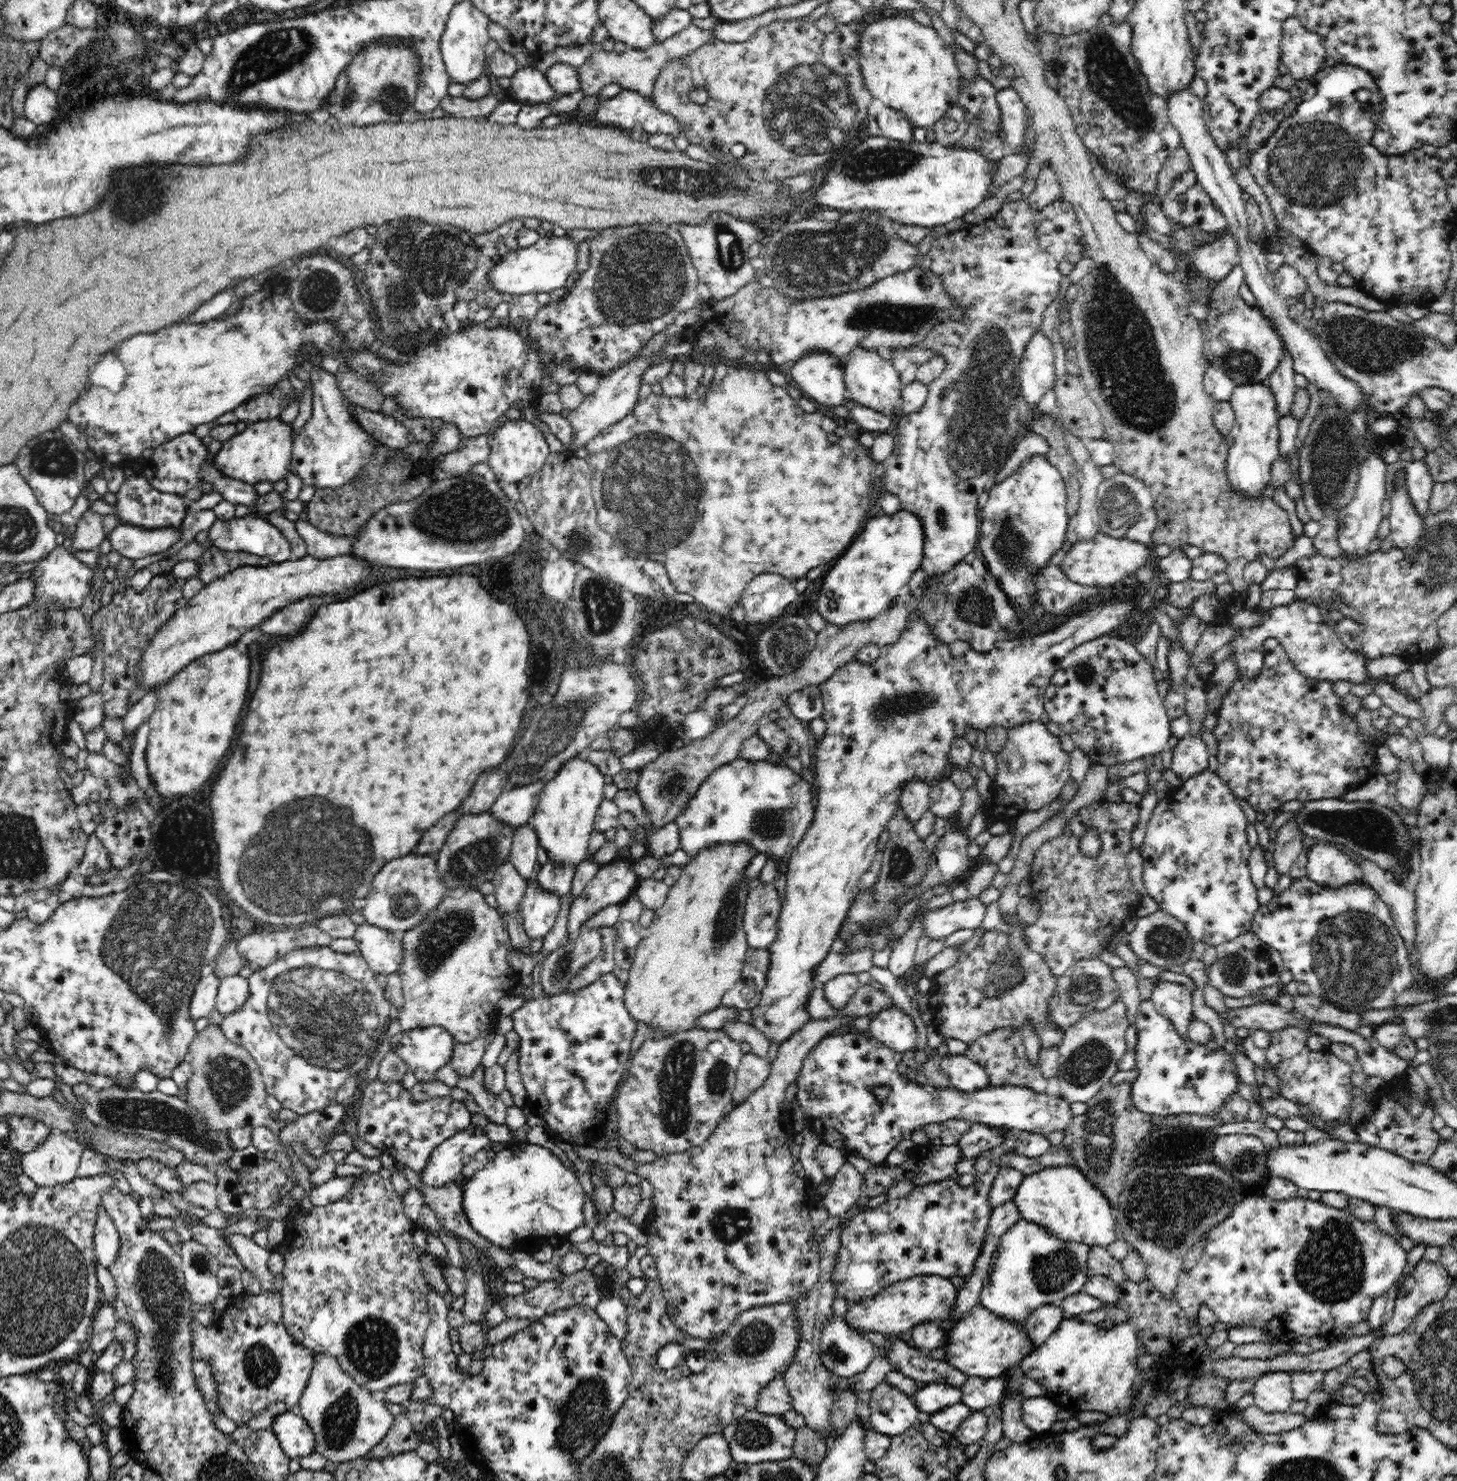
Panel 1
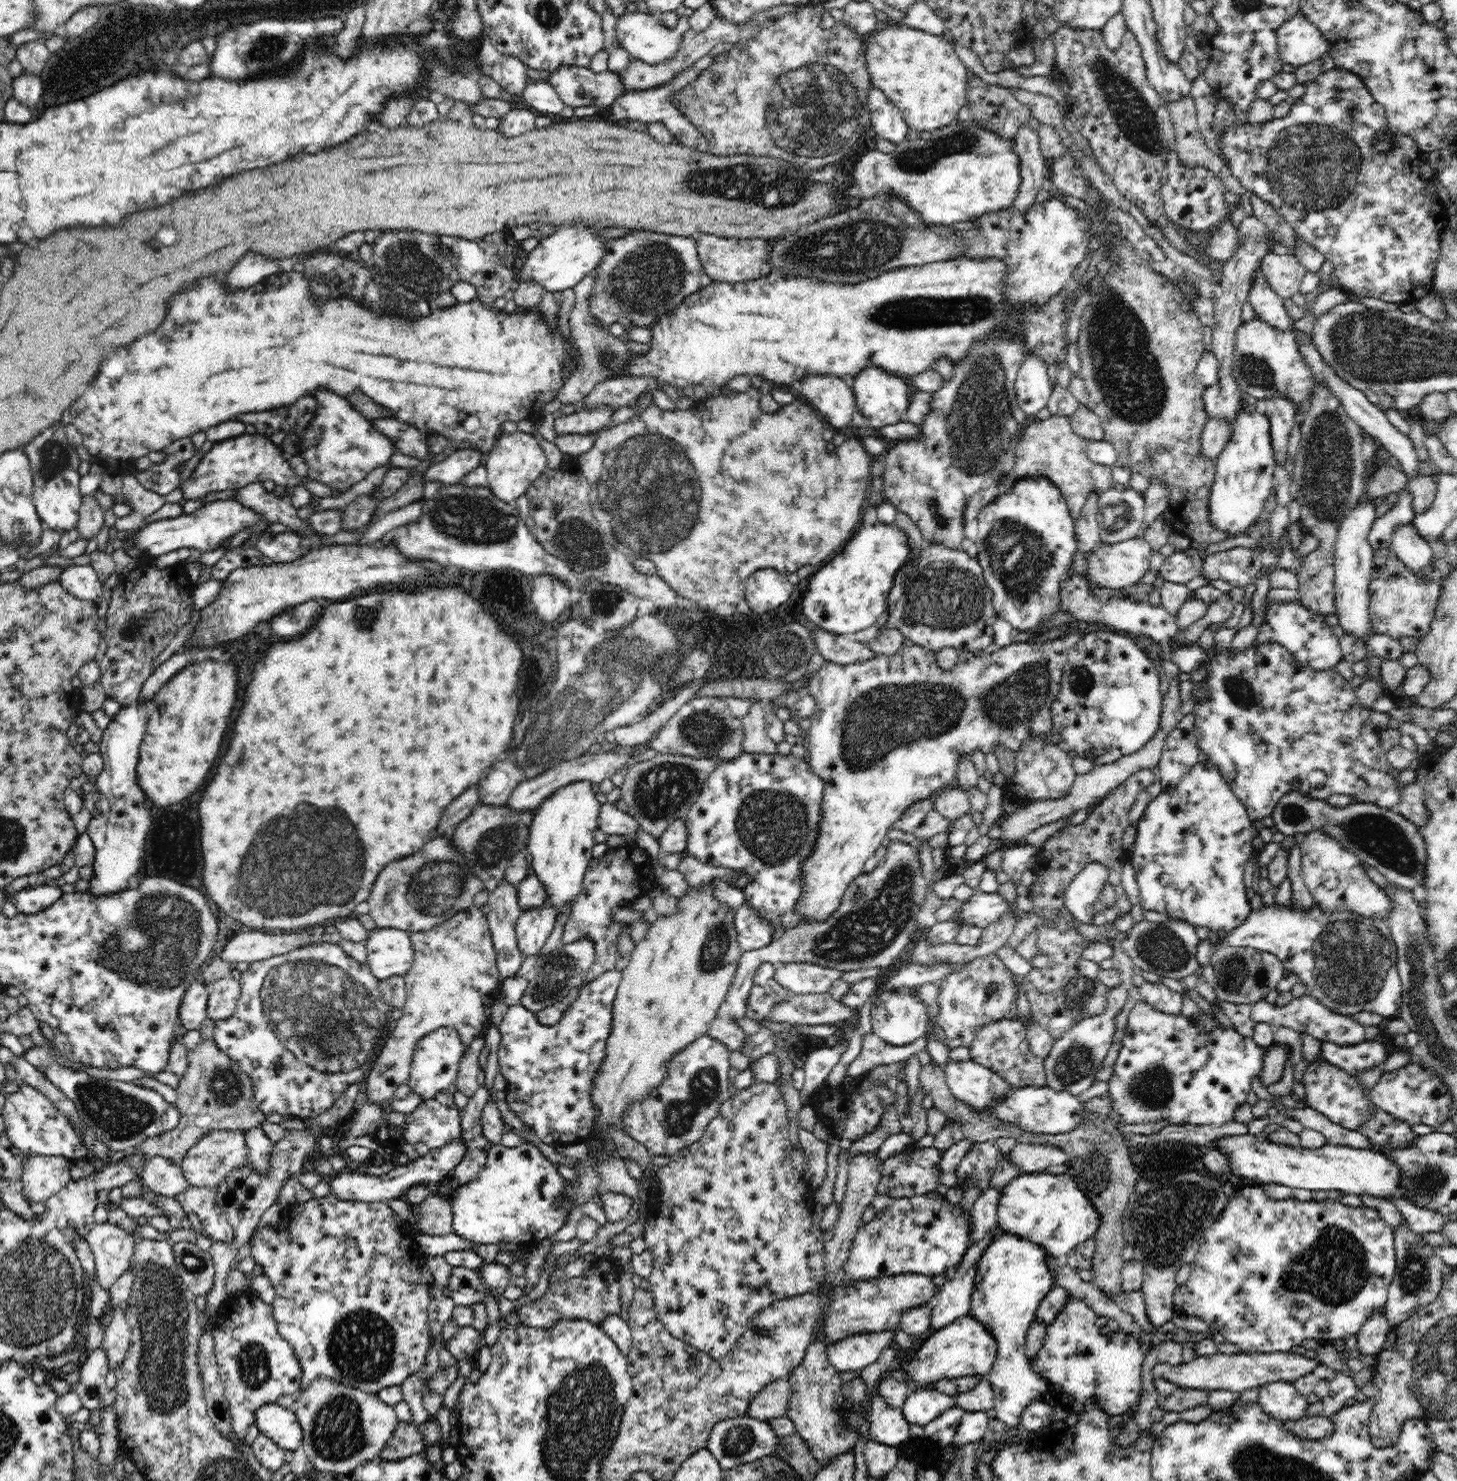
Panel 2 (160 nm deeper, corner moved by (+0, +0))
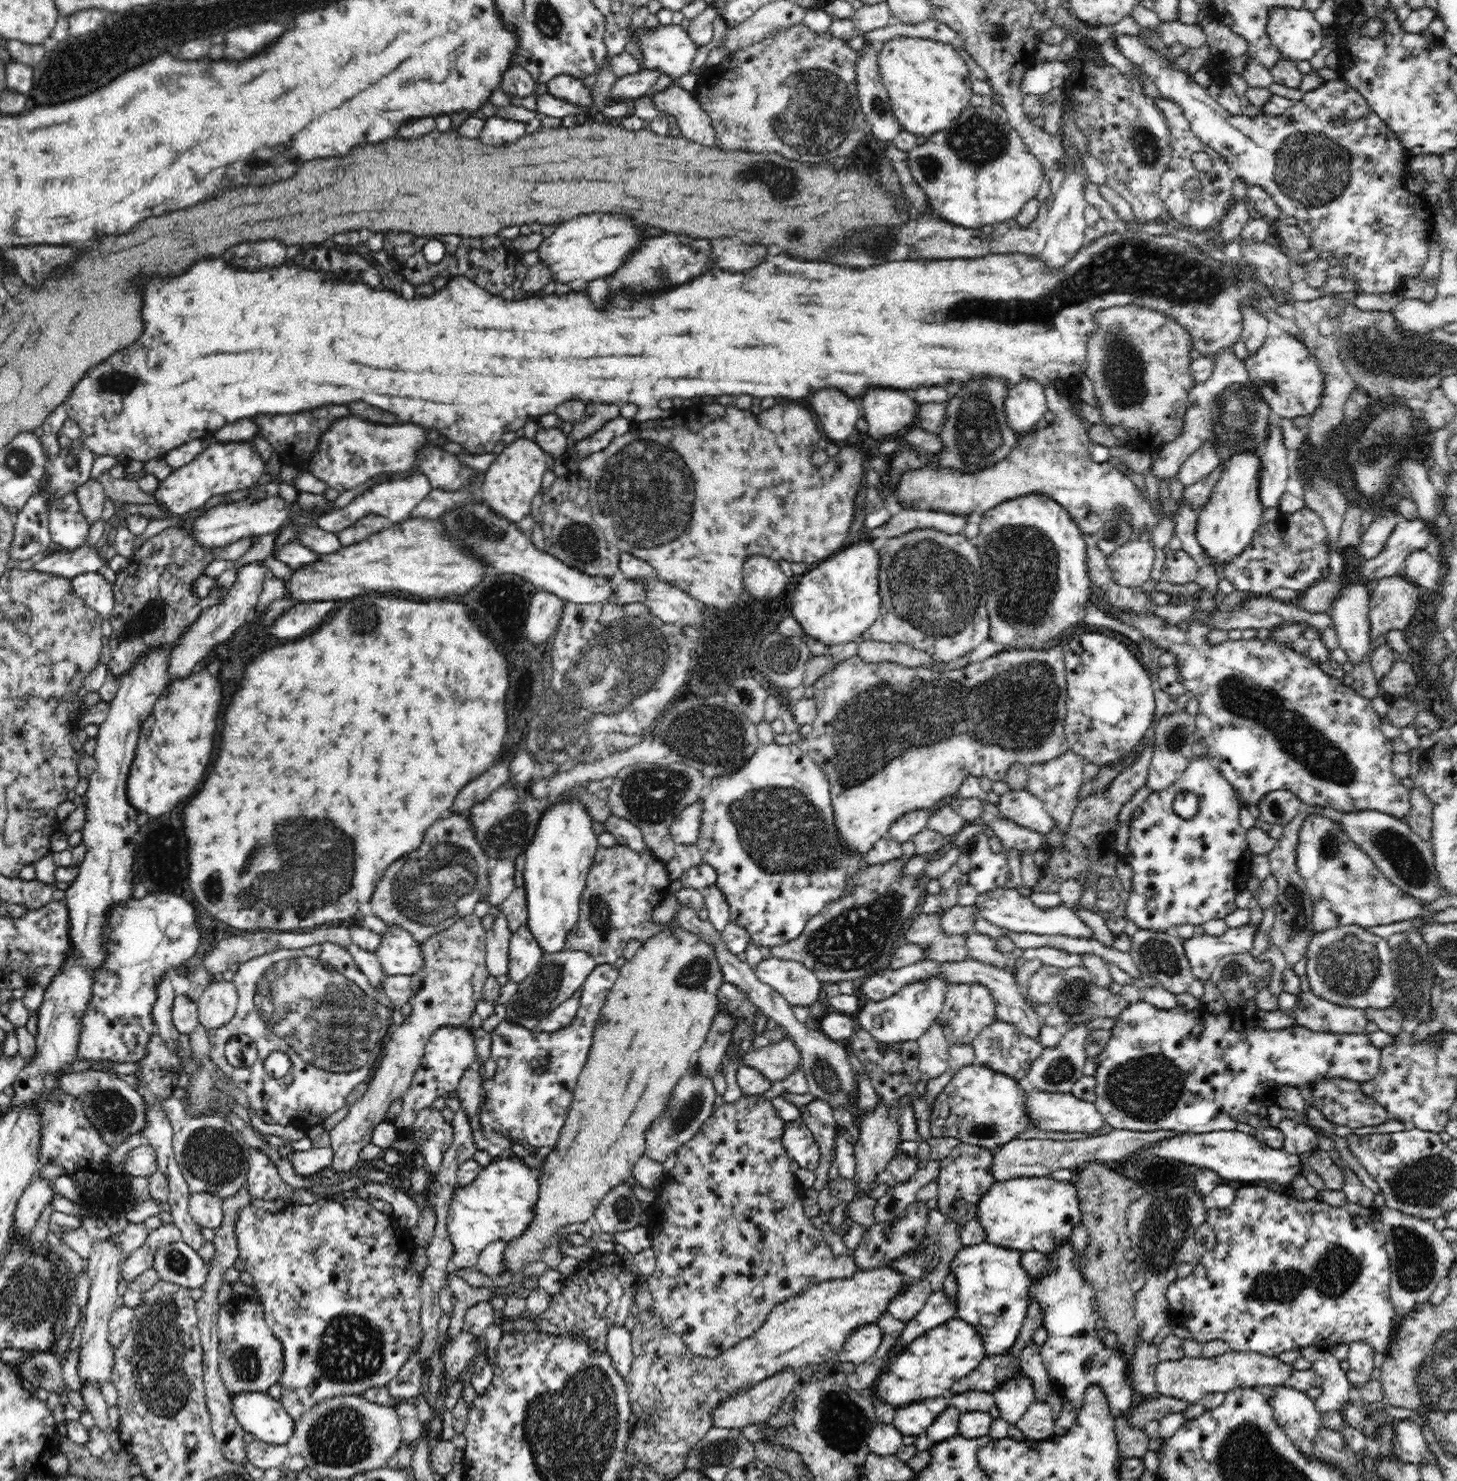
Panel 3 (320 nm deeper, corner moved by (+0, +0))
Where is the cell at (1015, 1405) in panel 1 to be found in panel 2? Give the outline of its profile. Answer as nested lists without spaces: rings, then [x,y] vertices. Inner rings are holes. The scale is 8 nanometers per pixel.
[[[1000,1234],[984,1250],[977,1263],[968,1316],[980,1321],[982,1328],[991,1333],[996,1341],[997,1358],[991,1372],[984,1376],[994,1389],[996,1420],[1002,1421],[1006,1428],[1019,1425],[1024,1409],[1032,1401],[1039,1400],[1042,1394],[1050,1394],[1049,1383],[1033,1372],[1024,1350],[1025,1338],[1035,1320],[1036,1309],[1054,1287],[1054,1280],[1045,1262],[1048,1256],[1033,1242]]]

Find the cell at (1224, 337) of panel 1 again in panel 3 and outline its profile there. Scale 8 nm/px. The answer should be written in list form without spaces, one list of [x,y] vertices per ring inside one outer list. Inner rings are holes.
[[[1282,334],[1278,338],[1266,338],[1264,346],[1245,360],[1249,377],[1260,390],[1262,399],[1278,418],[1298,418],[1314,415],[1322,404],[1325,374],[1314,355],[1294,336]]]

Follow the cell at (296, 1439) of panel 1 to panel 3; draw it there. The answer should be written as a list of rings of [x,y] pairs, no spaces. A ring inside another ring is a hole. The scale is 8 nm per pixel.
[[[242,1390],[232,1394],[232,1414],[245,1432],[254,1434],[257,1441],[283,1448],[292,1436],[292,1417],[286,1413],[279,1400],[268,1393]]]

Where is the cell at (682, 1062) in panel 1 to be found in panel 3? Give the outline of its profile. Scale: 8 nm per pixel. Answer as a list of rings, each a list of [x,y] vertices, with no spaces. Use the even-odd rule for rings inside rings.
[[[690,1068],[674,1088],[667,1102],[665,1111],[653,1122],[645,1132],[645,1154],[656,1162],[666,1162],[666,1158],[676,1152],[700,1130],[703,1122],[712,1116],[712,1102],[716,1098],[716,1090],[712,1080],[700,1077]]]

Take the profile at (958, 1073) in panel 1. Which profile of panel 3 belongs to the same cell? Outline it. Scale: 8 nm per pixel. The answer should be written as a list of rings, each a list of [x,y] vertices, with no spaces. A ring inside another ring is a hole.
[[[974,1064],[963,1066],[934,1099],[929,1121],[930,1134],[934,1138],[952,1137],[958,1142],[994,1150],[1019,1134],[1034,1128],[1027,1111],[1029,1088],[1015,1078]]]

